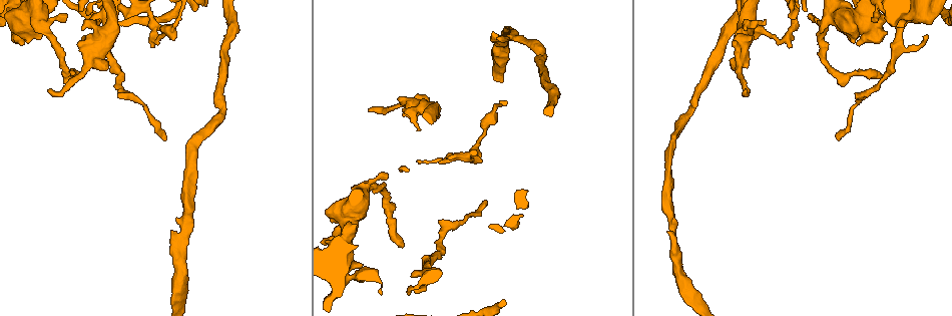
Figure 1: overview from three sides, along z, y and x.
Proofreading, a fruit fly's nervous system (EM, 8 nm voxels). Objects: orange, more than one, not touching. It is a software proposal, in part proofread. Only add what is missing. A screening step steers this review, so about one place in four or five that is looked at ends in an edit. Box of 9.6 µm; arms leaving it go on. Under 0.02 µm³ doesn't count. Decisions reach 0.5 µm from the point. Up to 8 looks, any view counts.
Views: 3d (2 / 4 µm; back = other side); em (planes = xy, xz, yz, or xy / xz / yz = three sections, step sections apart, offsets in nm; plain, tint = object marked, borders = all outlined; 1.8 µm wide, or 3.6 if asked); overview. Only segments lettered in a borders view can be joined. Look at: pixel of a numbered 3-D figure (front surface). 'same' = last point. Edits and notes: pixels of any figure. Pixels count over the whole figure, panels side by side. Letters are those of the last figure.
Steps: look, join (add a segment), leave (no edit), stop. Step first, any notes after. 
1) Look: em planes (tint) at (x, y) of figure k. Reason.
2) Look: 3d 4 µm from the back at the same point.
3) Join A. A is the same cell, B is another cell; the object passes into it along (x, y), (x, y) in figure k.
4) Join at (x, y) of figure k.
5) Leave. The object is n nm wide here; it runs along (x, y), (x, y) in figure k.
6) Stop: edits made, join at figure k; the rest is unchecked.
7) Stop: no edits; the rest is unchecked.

Look: em 3.6 µm planes (tint) at (340, 267) of figure 1. Sharp bend.

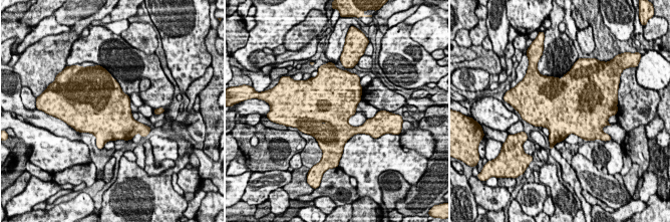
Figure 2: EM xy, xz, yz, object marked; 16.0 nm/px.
Look: em 3.6 µm planes (borders) at the same point. See the neighbours.

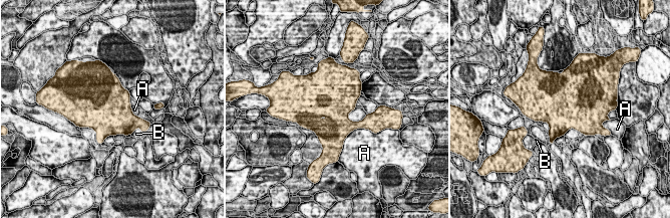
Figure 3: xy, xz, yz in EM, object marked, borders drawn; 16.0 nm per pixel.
Leave. The object is 750 nm wide here; A and B are other cells; a border runs along (367, 114), (356, 122), (347, 117) in figure 3; no lettered segment goes on from it.

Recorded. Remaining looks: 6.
Look: em planes (tint) at (411, 276) of figure 1. Free end.

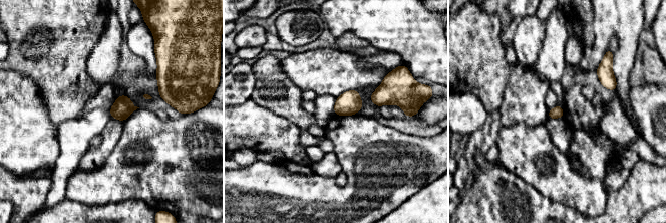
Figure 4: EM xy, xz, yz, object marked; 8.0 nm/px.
Look: em planes (borders) at the same point. See the neighbours.

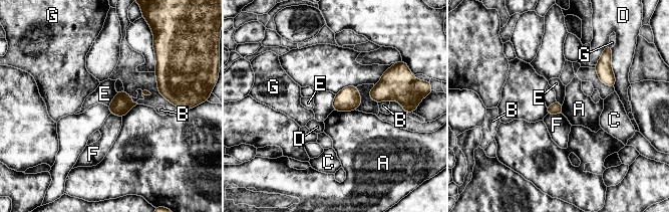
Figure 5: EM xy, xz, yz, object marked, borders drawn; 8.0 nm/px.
Leave. A, B, C, D, E, F and G are other cells; a border runs along (117, 92), (107, 106) in figure 5; no lettered segment goes on from it.

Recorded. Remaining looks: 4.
Look: em 3.6 µm planes (borders) at (399, 246) of figure 1. Branch stops here.

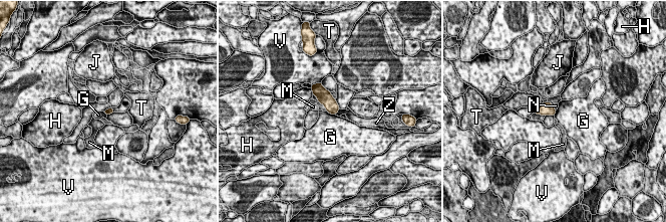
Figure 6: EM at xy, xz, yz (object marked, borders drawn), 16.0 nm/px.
Leave. The object is 100 nm wide here; G, H, J, M, N, T, V and Z are other cells; a border runs along (326, 112), (335, 115) in figure 6; none of them fits.

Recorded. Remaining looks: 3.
Look: 3d 4 µm at (88, 67) of figure 1. Thick turns thin.

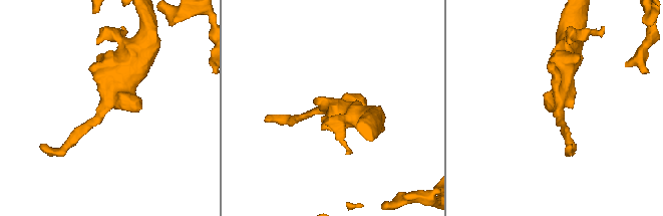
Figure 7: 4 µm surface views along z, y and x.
Look: em xy step 8 (tint) at (107, 107) of figure 7. Need the tissue.

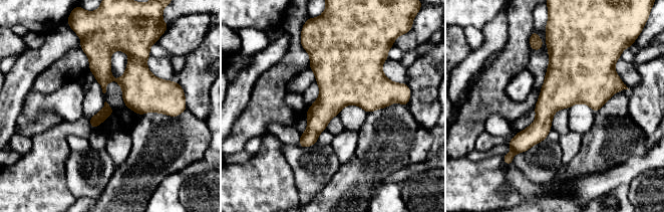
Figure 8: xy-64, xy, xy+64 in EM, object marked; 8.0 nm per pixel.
Look: em xy step 8 (borders) at the same point.

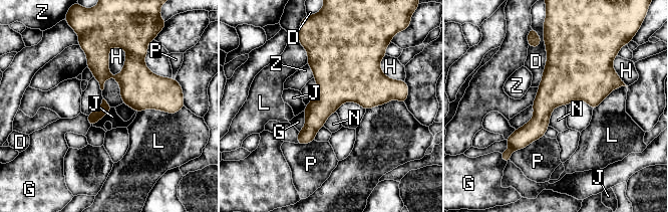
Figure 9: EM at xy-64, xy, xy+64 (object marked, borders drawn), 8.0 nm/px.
Leave. The longest contact is with D, 420 nm; D, G, H, J, L, N, P and Z are other cells; a border runs along (565, 104), (551, 112), (549, 126) in figure 9; none of them fits.

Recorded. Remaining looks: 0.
Stop: no edits; the rest is unchecked.

